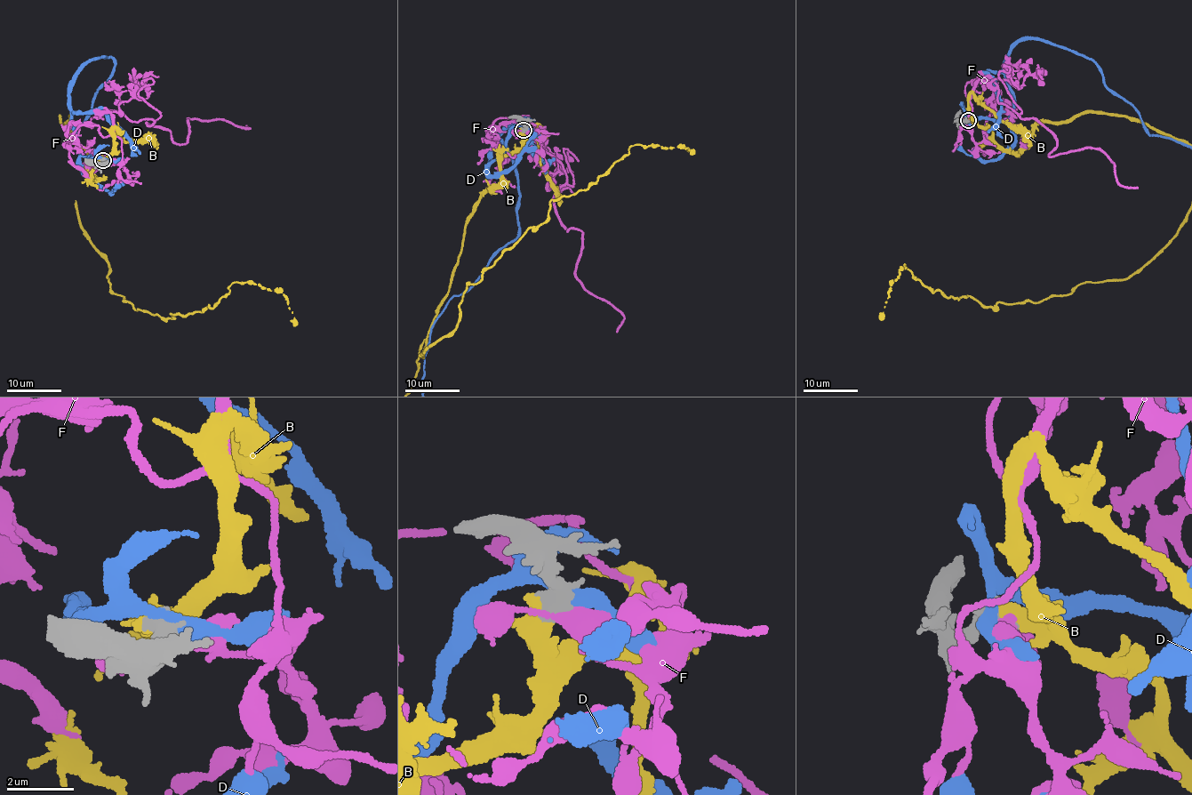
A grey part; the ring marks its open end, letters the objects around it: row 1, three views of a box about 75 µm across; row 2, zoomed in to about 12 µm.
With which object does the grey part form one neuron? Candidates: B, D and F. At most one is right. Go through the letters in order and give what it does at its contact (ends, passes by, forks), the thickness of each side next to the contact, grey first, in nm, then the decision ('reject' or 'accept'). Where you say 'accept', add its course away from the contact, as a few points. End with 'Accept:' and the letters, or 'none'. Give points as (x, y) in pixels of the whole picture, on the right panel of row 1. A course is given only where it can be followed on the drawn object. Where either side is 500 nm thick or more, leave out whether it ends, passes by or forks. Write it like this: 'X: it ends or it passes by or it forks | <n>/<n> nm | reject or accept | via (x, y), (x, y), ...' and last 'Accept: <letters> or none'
B: 700/600 nm | accept
D: 700/360 nm | reject
F: 700/420 nm | reject
Accept: B

